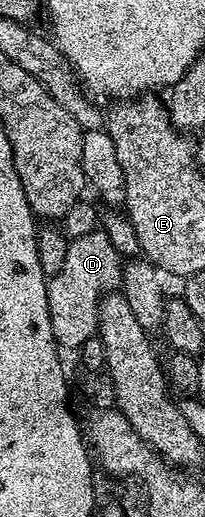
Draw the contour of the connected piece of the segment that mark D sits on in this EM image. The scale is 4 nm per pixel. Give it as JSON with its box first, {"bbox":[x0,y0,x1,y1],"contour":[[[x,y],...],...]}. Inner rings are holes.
{"bbox":[46,228,123,351],"contour":[[[94,228],[79,238],[70,238],[68,256],[64,256],[64,266],[60,268],[60,272],[49,275],[46,284],[52,332],[63,351],[77,351],[86,340],[97,335],[98,305],[102,303],[105,295],[119,289],[123,265],[122,255],[100,228]]]}

